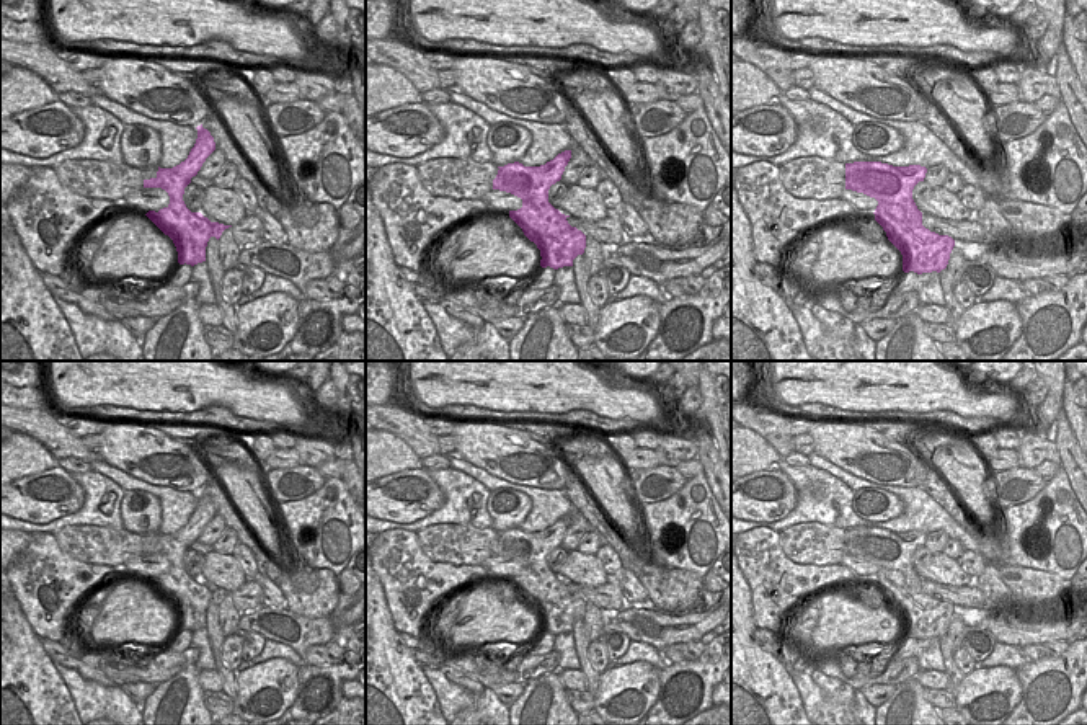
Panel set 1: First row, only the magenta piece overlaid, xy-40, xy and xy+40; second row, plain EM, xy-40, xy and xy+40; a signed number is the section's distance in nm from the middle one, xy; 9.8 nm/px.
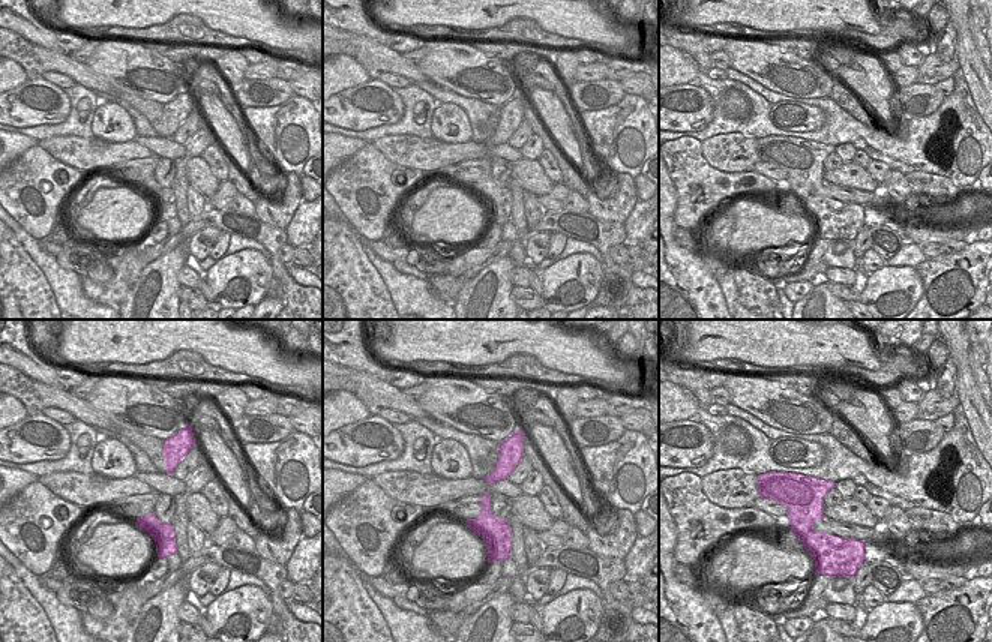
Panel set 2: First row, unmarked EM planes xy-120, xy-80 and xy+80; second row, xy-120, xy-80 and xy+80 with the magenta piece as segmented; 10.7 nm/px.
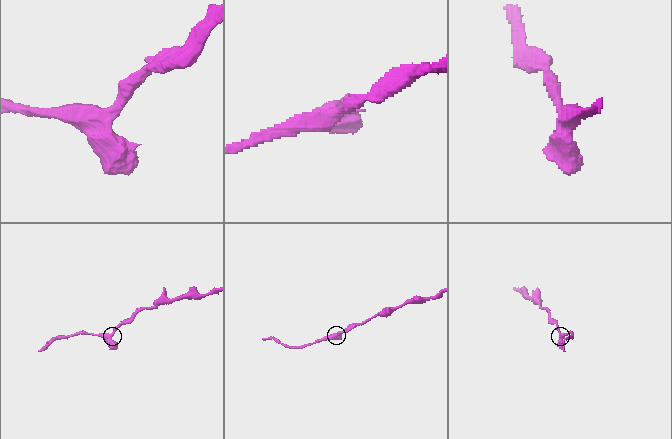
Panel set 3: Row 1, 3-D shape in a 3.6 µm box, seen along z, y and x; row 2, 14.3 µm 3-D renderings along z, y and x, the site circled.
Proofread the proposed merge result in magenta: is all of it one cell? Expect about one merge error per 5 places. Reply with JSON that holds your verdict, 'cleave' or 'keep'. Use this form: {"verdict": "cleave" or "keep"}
{"verdict": "keep"}

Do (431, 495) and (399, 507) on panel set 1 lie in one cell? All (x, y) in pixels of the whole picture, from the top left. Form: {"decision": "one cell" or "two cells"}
{"decision": "one cell"}

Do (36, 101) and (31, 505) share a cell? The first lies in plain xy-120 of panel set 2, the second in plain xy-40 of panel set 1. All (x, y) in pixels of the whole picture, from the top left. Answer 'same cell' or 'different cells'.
same cell

